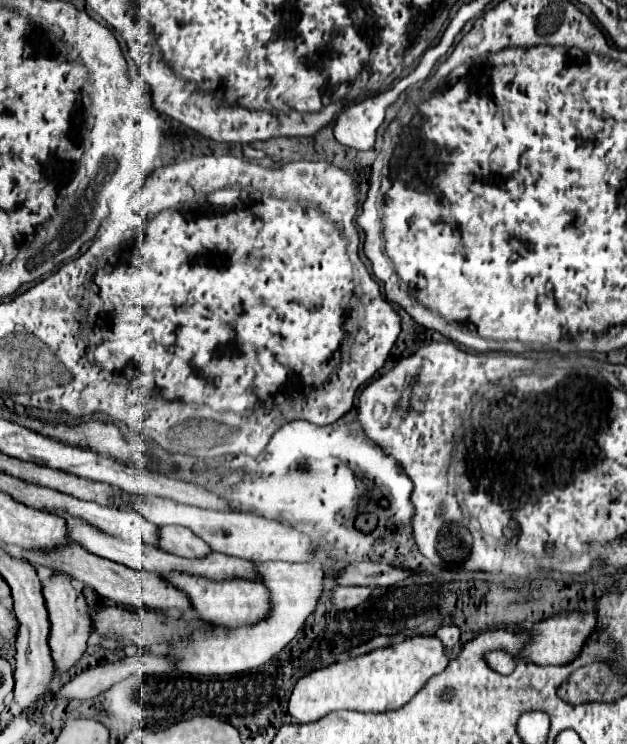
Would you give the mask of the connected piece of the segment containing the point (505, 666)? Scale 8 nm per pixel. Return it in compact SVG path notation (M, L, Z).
M490 652L486 656L486 660L488 660L490 668L498 670L500 674L510 674L514 670L514 660L508 654L504 654L504 652L502 654L500 652Z

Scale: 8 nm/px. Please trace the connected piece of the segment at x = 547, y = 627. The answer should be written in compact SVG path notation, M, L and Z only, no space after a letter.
M570 612L570 614L558 614L544 622L534 624L532 630L532 644L524 648L524 656L540 666L564 666L574 660L574 656L580 652L582 644L590 636L590 632L596 626L596 614L582 614L582 612Z

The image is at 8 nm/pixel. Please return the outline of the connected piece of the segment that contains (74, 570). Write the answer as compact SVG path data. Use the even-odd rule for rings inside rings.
M72 544L72 546L66 546L66 548L60 548L60 550L52 550L52 552L24 552L24 558L28 558L30 562L34 564L40 564L40 566L46 566L54 572L62 572L62 574L68 574L80 582L84 582L86 586L90 586L92 590L96 590L102 598L108 598L120 606L134 606L134 608L152 608L152 610L162 610L162 612L170 612L170 610L178 610L178 612L188 612L190 610L190 602L188 598L164 584L156 574L152 572L146 572L146 570L132 570L124 564L118 564L118 562L112 562L112 560L104 560L104 558L98 558L94 554L90 554L88 550L84 550L82 546L78 544Z

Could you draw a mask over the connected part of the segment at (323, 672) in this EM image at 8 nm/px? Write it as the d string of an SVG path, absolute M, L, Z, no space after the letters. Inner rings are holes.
M442 626L438 628L436 636L412 636L392 646L388 646L392 642L390 638L376 636L372 642L352 648L350 656L354 658L348 658L344 662L334 662L326 668L314 670L304 678L300 678L290 696L288 712L298 724L308 724L308 722L320 720L322 716L334 710L388 712L388 710L402 708L424 686L424 682L430 676L440 674L448 666L450 658L456 656L456 650L452 648L458 644L458 638L460 638L460 630L456 626ZM380 646L386 646L386 648L380 648ZM444 650L446 652L452 650L450 656L444 656Z

